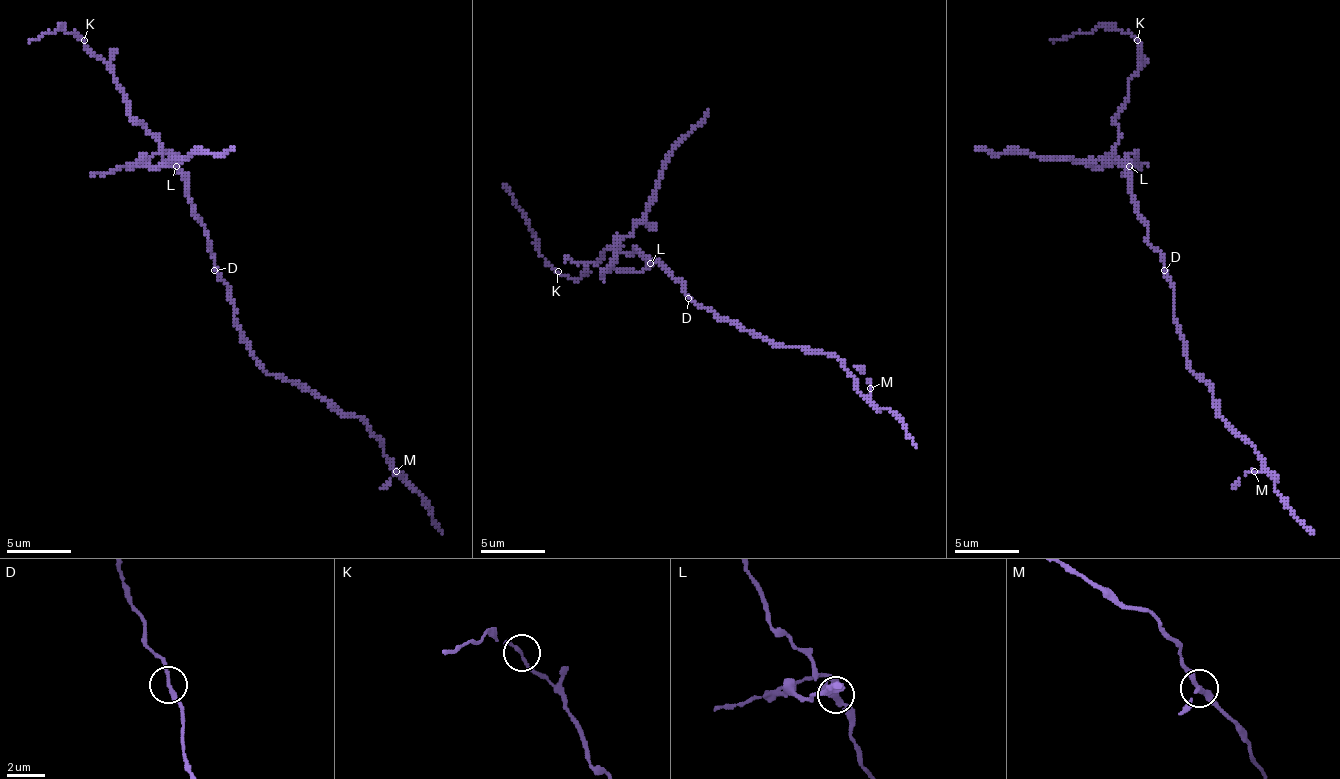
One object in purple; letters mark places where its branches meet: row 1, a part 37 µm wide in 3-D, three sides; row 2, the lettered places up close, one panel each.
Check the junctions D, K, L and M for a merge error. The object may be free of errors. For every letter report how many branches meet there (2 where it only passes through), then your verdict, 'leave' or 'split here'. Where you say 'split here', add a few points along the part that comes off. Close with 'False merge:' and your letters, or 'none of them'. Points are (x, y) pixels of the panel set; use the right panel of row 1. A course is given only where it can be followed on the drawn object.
D: 2 | leave
K: 2 | leave
L: 3 | split here | (1128, 166), (1131, 153), (1138, 157), (1131, 163), (1099, 166), (1021, 153), (988, 153), (975, 147)
M: 3 | leave
False merge: L

